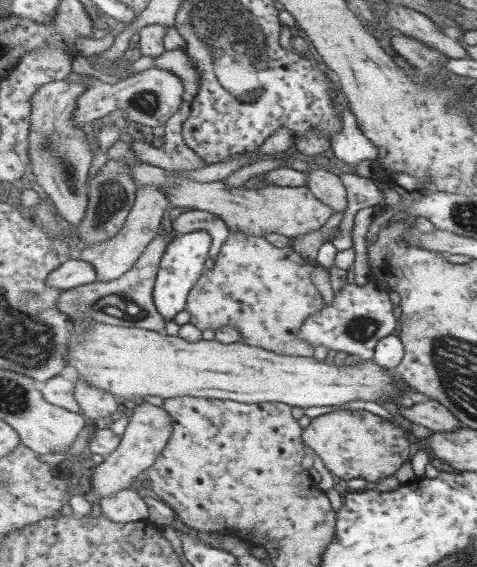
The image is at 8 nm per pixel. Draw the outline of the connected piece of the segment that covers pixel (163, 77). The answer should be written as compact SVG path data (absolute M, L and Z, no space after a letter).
M157 66L125 77L114 84L94 80L78 98L74 112L74 124L90 129L91 123L99 116L107 115L114 110L124 110L132 121L145 126L164 127L169 122L169 118L175 112L179 112L185 99L184 94L184 80L177 73Z

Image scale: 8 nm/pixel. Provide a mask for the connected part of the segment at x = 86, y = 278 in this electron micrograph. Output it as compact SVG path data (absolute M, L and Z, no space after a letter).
M73 257L65 261L56 271L49 276L49 287L59 289L59 291L69 291L70 289L95 283L99 278L95 267L91 263Z

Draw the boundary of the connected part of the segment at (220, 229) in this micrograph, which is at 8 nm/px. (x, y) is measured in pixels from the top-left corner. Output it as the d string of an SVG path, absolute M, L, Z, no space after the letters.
M192 209L189 212L181 213L171 223L171 228L180 235L205 230L213 236L213 244L209 250L209 258L216 260L220 249L226 242L230 232L226 224L218 216L207 211Z

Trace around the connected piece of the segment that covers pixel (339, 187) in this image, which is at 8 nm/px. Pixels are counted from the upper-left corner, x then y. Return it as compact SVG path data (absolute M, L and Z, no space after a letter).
M312 164L309 167L309 174L308 186L321 202L331 207L335 214L348 210L348 192L341 176L327 171L325 167Z

